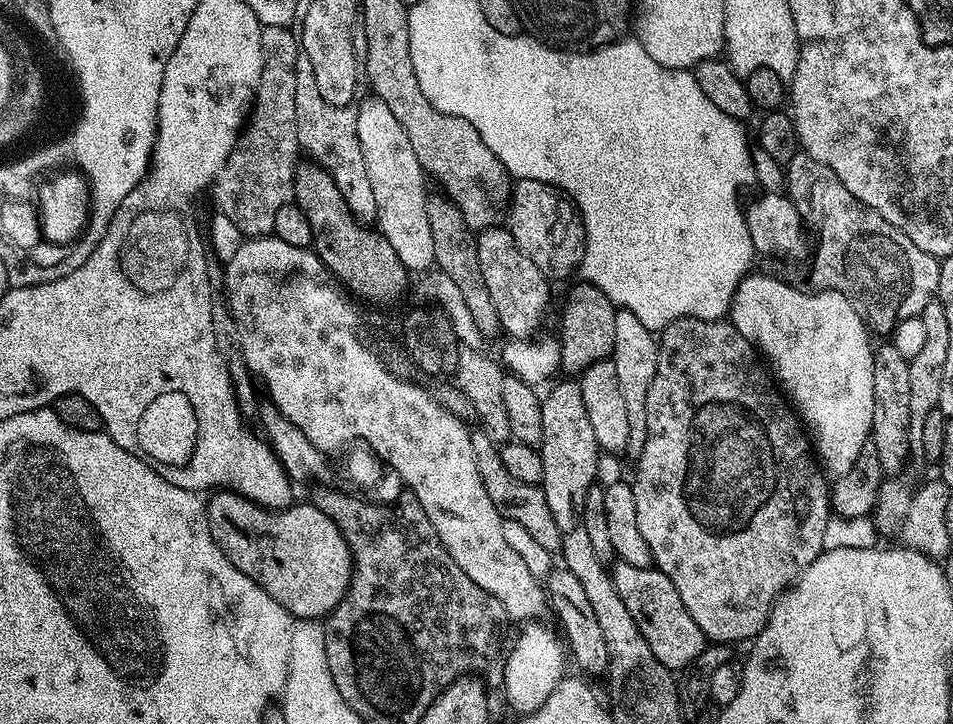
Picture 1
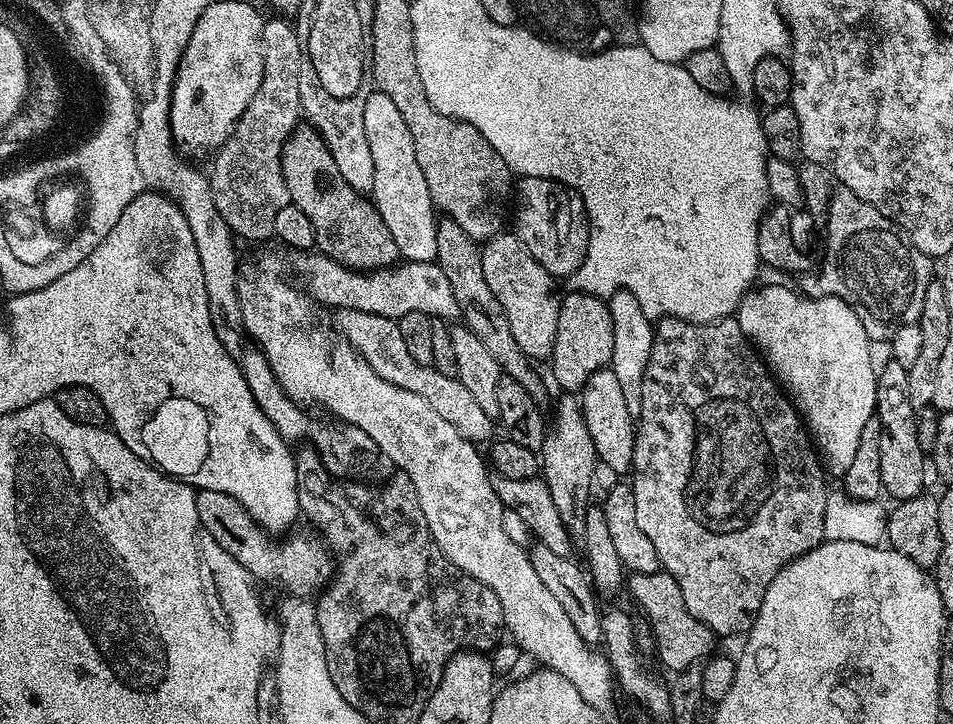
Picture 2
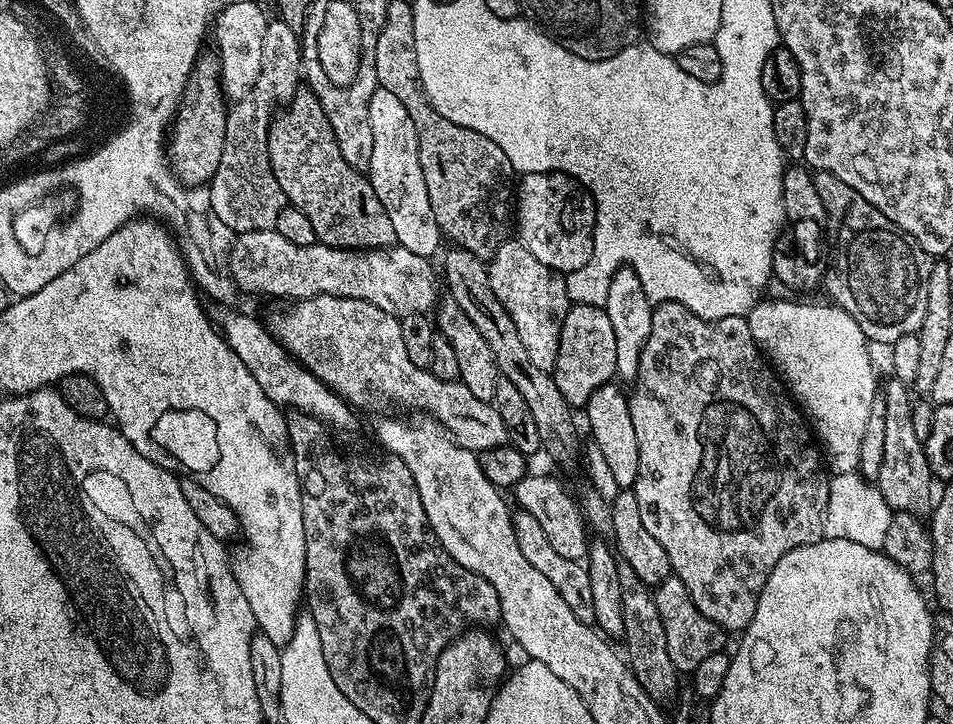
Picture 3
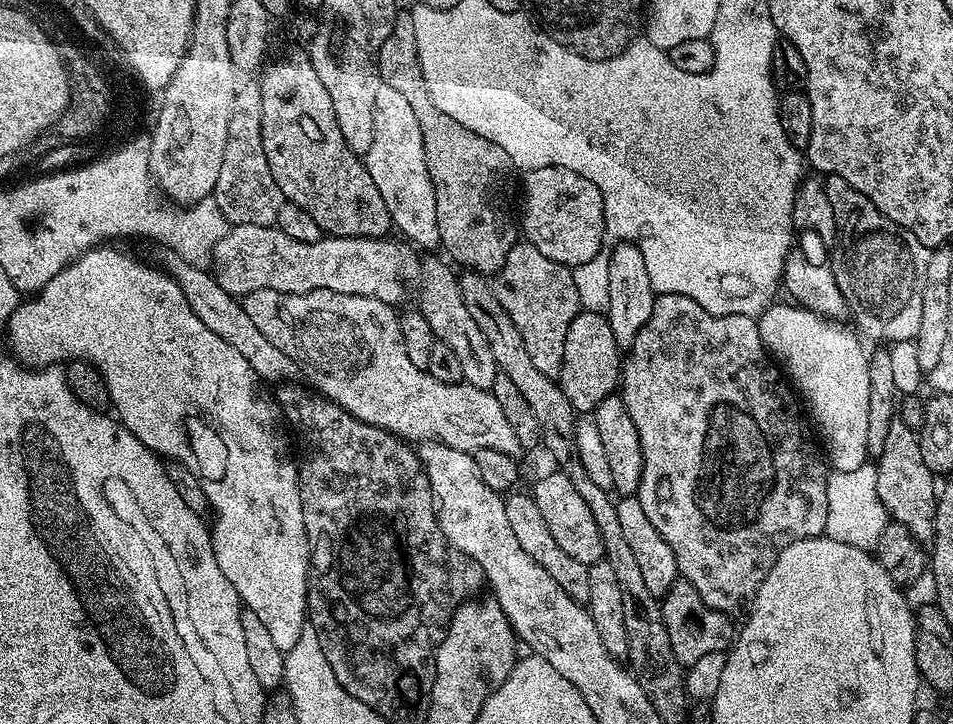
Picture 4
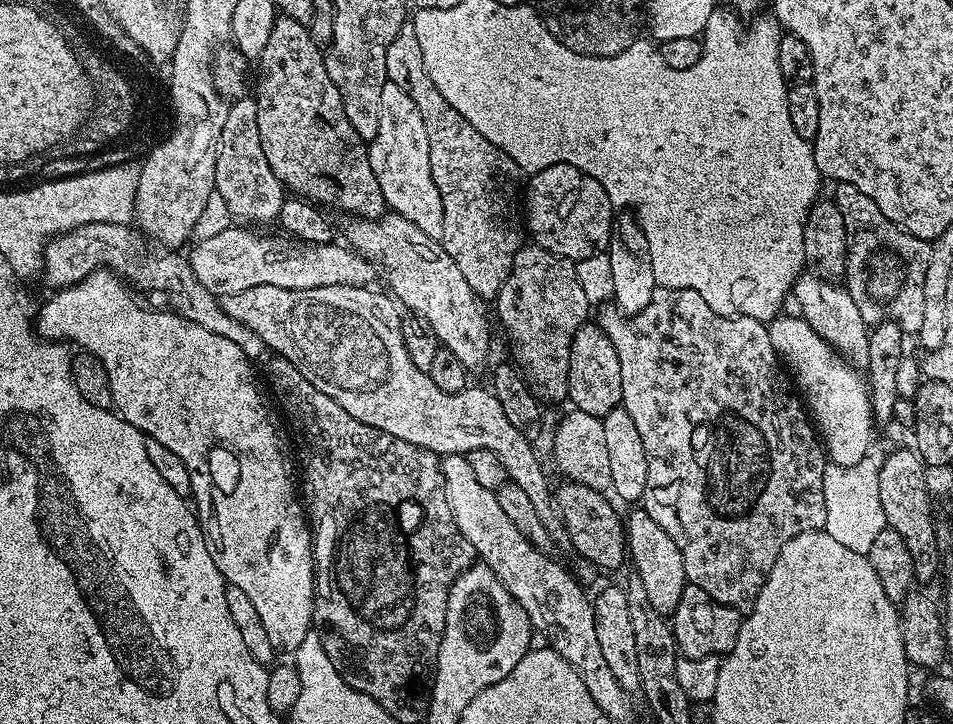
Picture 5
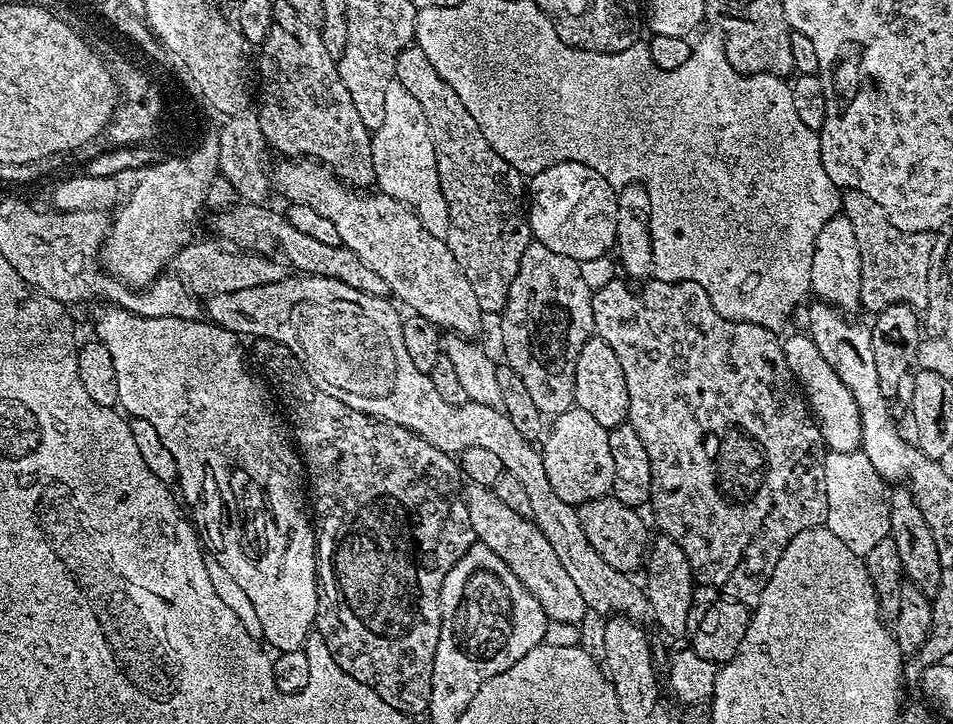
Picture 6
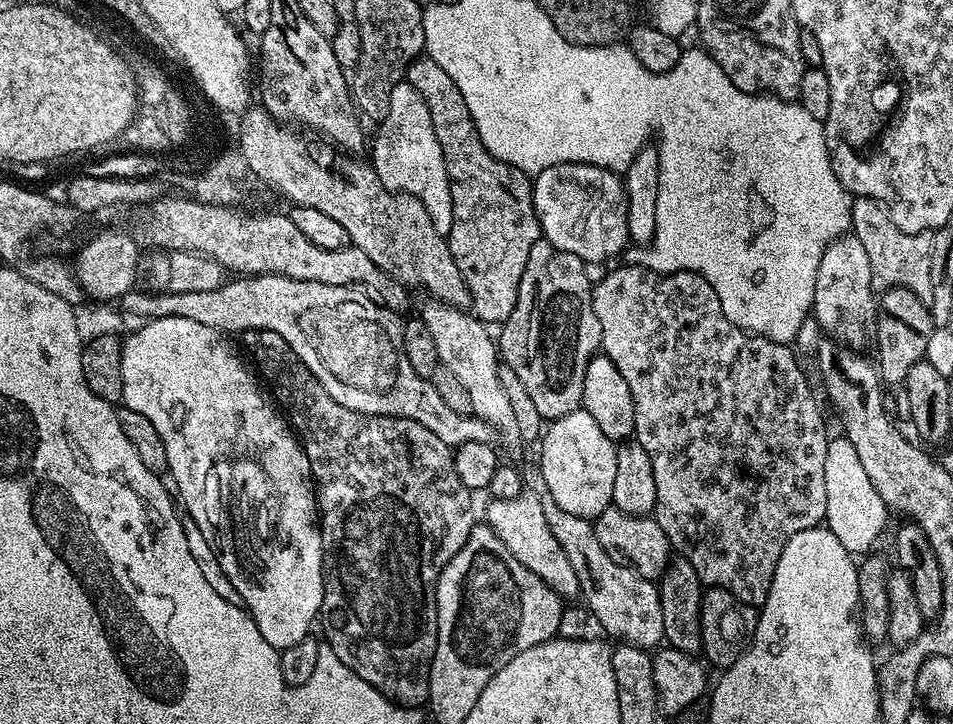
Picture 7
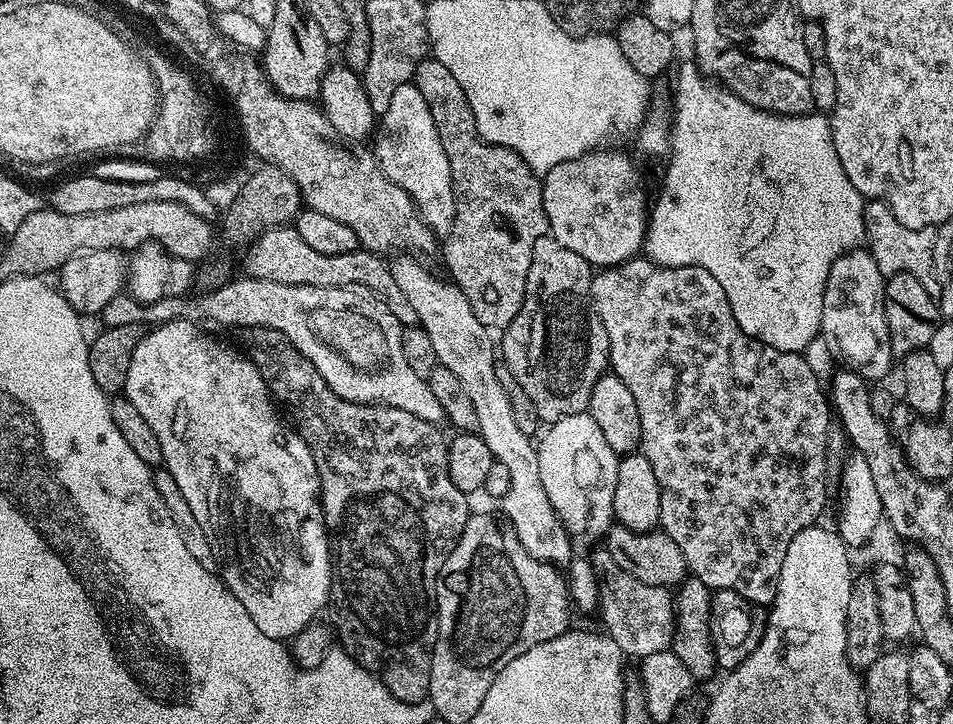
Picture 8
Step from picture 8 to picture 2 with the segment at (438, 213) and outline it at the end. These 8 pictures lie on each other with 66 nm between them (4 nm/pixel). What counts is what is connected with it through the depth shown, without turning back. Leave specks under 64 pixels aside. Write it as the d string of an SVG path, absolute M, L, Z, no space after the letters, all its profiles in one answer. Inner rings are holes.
M374 90L366 98L366 142L370 142L370 154L374 157L374 186L370 199L375 204L382 222L394 238L401 257L405 261L435 261L438 254L436 233L437 209L430 198L426 178L418 167L414 155L414 138L410 138L410 126L402 118L398 106L386 94Z

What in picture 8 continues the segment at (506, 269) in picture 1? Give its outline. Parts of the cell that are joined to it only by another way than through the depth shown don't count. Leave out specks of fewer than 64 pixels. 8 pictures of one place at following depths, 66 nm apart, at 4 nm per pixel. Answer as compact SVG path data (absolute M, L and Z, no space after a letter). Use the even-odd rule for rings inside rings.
M546 235L534 242L530 274L522 310L503 329L503 363L526 390L541 422L561 420L570 414L587 412L594 382L609 367L606 330L592 306L593 265L566 250L562 242Z

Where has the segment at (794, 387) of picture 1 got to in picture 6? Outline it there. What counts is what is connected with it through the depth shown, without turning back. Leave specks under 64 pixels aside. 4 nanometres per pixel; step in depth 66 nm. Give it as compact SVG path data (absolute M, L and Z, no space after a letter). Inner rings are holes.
M792 334L796 336L783 337L782 343L786 362L790 370L796 376L796 382L800 385L808 407L816 421L820 425L820 433L824 439L827 451L855 452L859 449L862 438L862 422L858 414L858 402L854 402L854 396L842 383L842 378L830 370L830 362L822 358L818 346L814 346L812 337L807 334Z

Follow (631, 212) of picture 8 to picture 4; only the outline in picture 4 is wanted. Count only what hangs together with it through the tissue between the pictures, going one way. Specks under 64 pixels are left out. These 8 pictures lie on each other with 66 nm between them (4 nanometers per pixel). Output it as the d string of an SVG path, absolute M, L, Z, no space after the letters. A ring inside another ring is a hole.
M542 166L522 176L522 192L524 188L524 224L522 220L522 236L527 243L534 245L546 258L554 258L554 262L566 264L569 268L579 269L579 264L588 264L606 244L604 234L604 203L598 186L592 180L582 178L582 174L574 174L574 170L566 170L562 166Z

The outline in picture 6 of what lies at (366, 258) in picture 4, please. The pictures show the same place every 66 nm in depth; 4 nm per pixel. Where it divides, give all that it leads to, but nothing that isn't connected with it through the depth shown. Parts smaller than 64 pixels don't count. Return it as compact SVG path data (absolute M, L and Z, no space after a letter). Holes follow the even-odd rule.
M192 241L177 254L172 263L173 271L184 286L196 296L207 298L214 294L234 293L235 290L249 289L250 286L266 285L285 279L285 267L273 257L260 253L247 253L226 245L223 241Z

